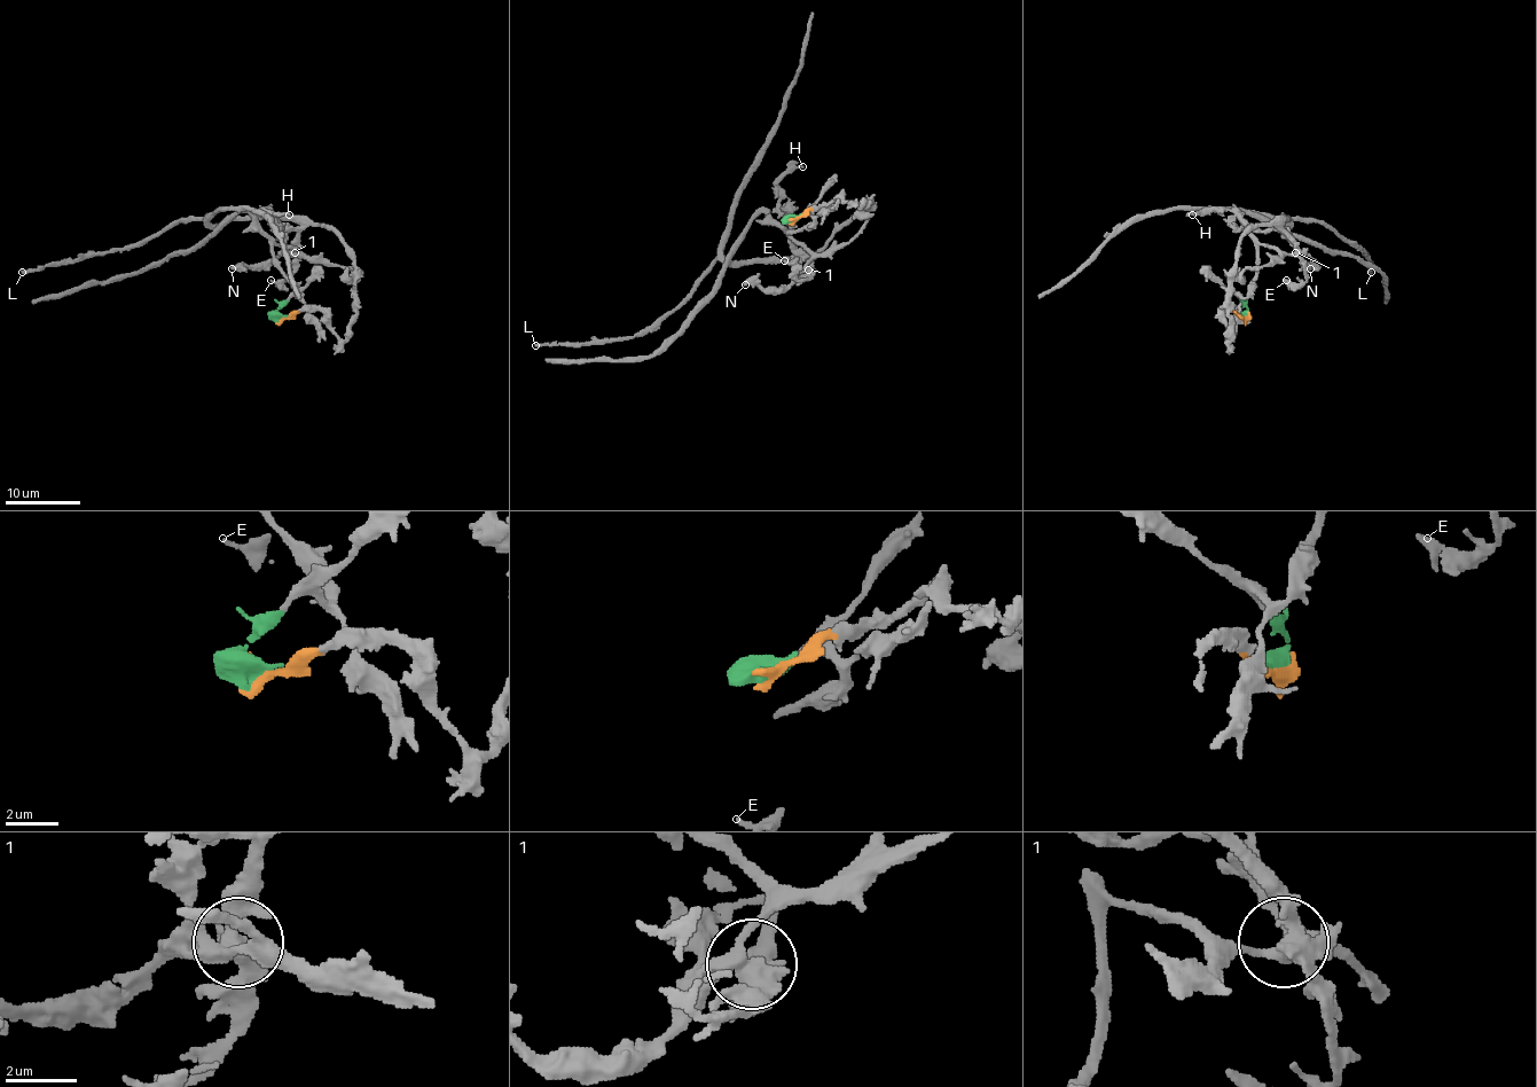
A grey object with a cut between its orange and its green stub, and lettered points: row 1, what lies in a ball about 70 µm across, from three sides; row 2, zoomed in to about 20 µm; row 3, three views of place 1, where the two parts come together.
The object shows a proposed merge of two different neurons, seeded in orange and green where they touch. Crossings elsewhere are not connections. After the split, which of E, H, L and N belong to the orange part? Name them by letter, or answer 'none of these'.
E, H, L

